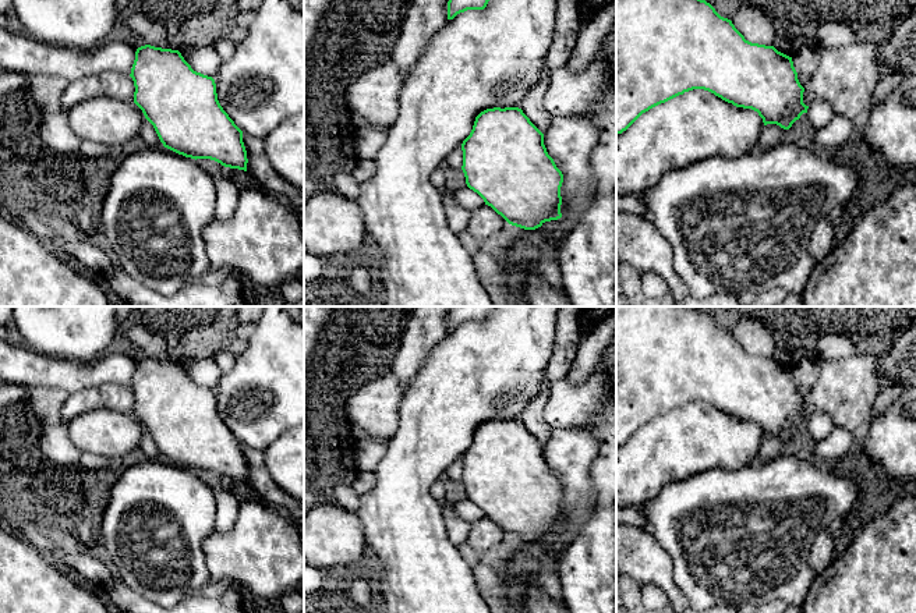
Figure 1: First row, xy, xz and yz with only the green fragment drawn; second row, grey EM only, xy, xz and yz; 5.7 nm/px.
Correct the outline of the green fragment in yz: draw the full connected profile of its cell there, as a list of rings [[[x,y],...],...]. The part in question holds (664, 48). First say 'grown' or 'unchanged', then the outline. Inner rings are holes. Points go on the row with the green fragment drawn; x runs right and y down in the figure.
unchanged; [[[616,0],[616,134],[626,131],[643,113],[685,92],[704,89],[736,107],[751,109],[764,125],[789,130],[807,113],[804,88],[792,57],[774,46],[751,43],[705,0]]]

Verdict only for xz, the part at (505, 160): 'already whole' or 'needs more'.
already whole

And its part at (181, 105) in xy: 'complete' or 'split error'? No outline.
complete

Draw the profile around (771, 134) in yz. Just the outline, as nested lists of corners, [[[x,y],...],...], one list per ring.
[[[767,124],[760,134],[760,138],[754,146],[756,152],[770,149],[781,142],[782,135],[786,130],[781,128],[777,124]]]

